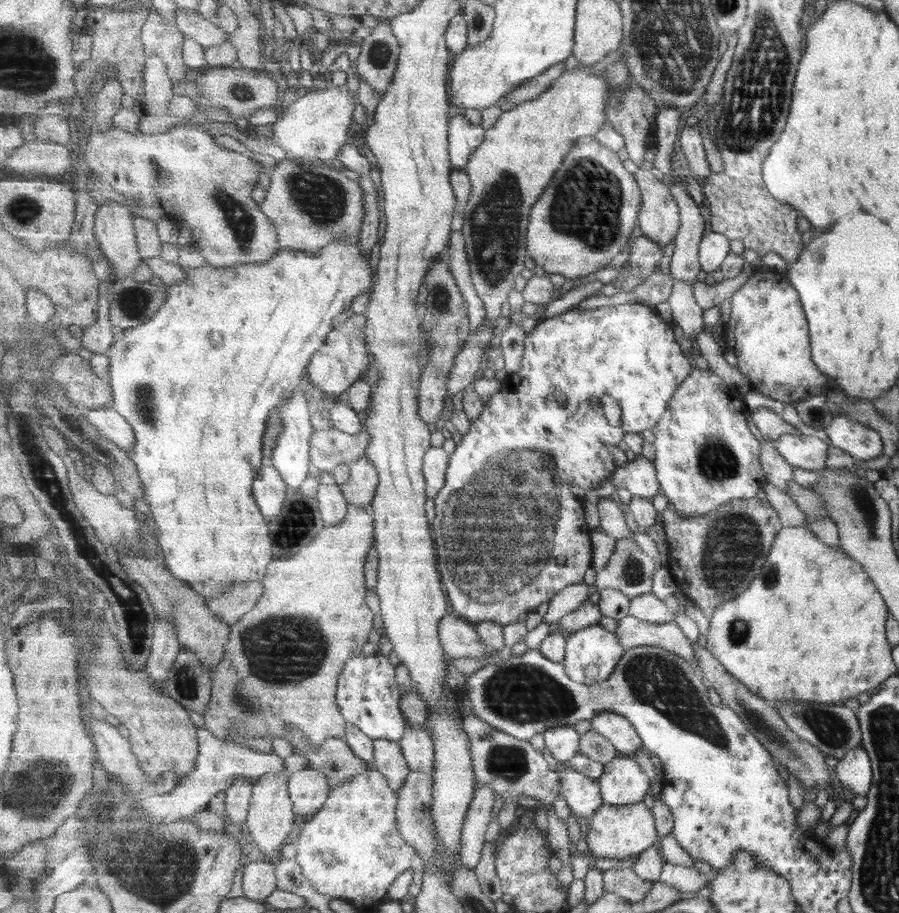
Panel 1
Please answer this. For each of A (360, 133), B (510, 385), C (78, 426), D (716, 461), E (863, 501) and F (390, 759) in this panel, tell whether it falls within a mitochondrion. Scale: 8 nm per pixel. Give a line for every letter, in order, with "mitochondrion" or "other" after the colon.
A: other
B: other
C: mitochondrion
D: mitochondrion
E: mitochondrion
F: other

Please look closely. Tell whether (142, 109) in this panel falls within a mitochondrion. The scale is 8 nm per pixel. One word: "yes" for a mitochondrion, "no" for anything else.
no

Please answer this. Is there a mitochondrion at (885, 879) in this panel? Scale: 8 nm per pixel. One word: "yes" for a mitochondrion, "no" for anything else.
yes

